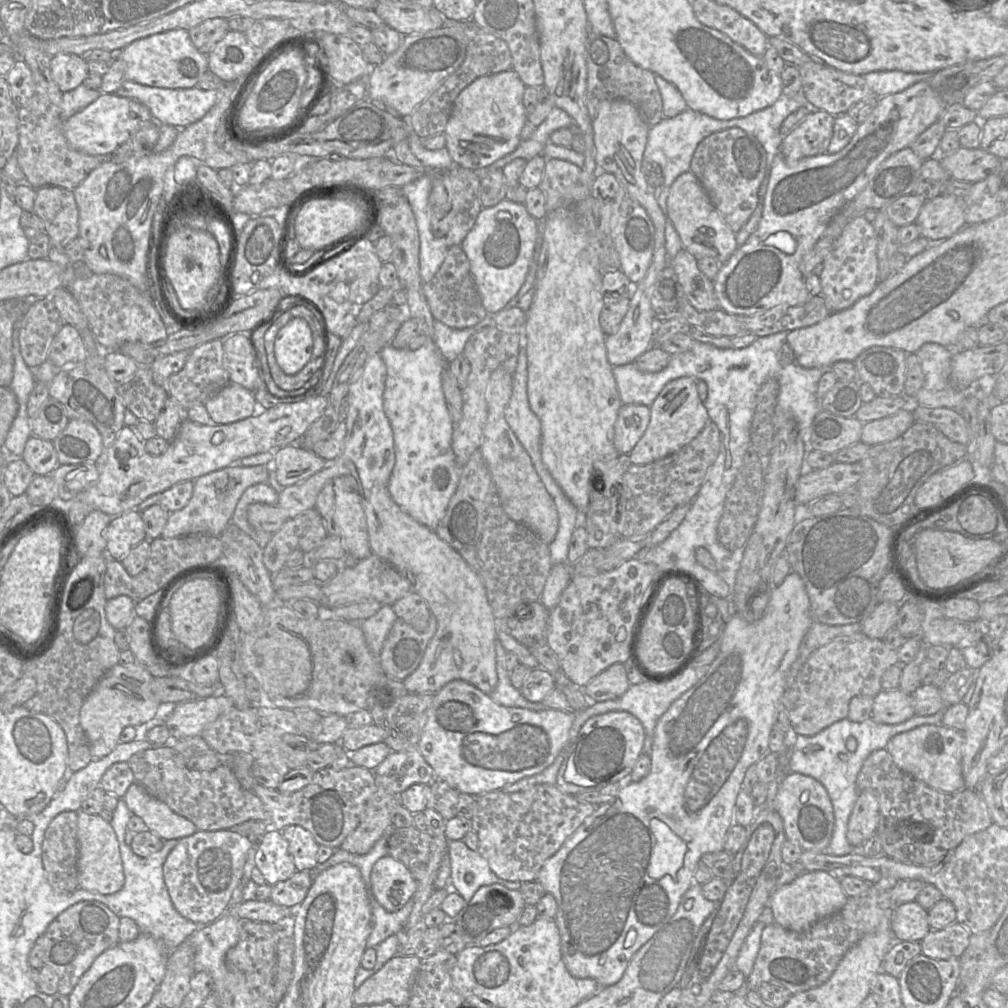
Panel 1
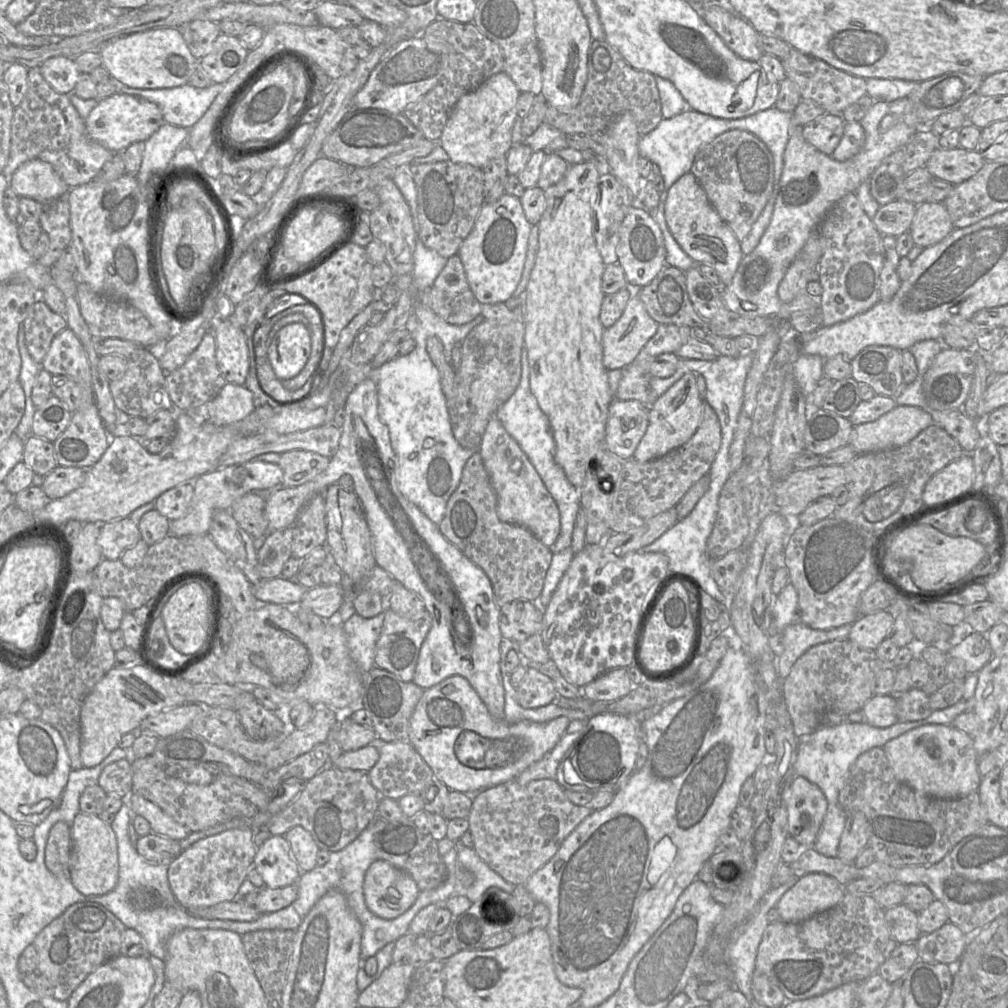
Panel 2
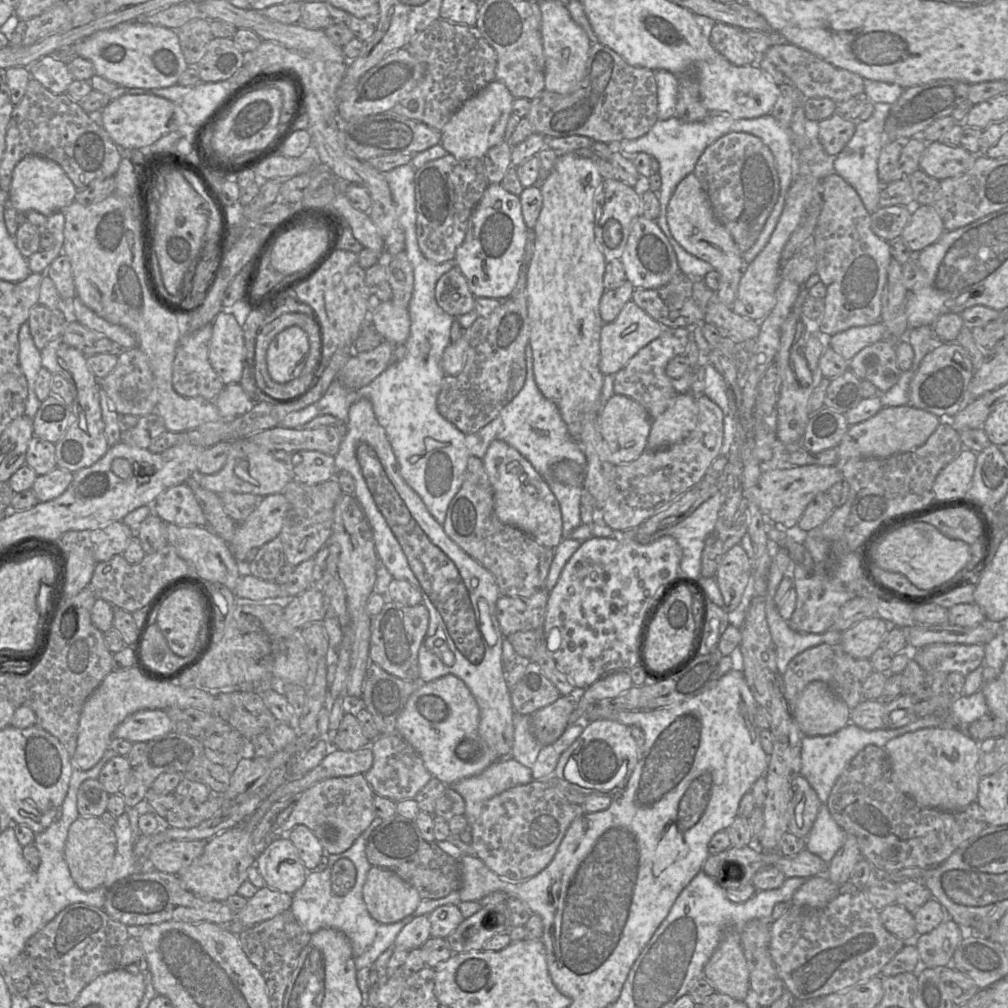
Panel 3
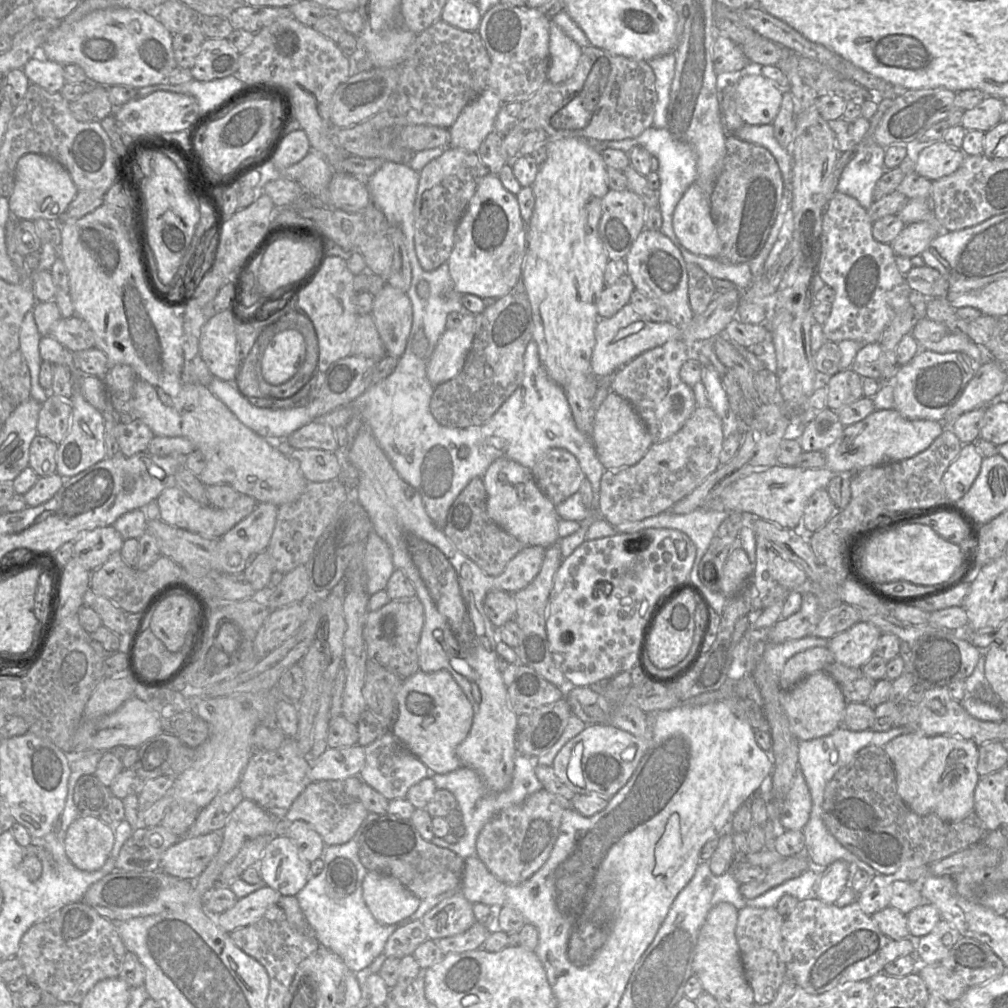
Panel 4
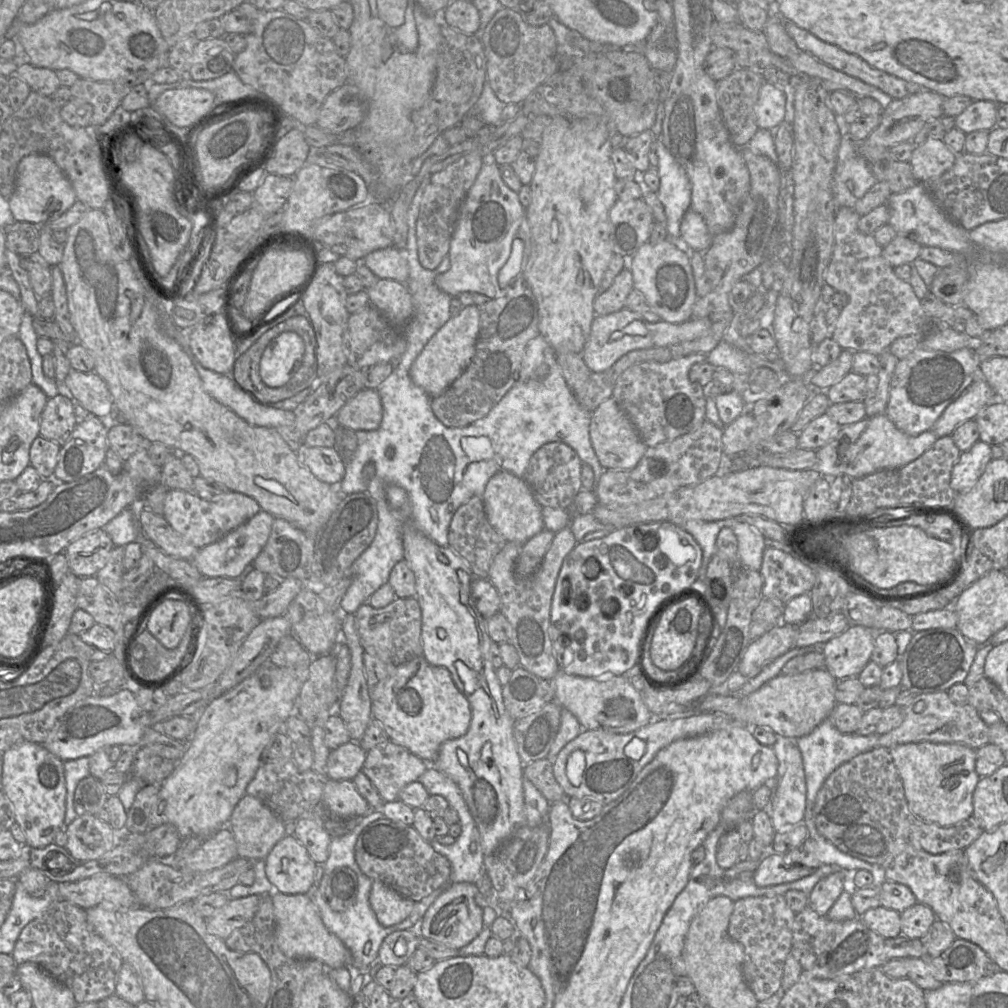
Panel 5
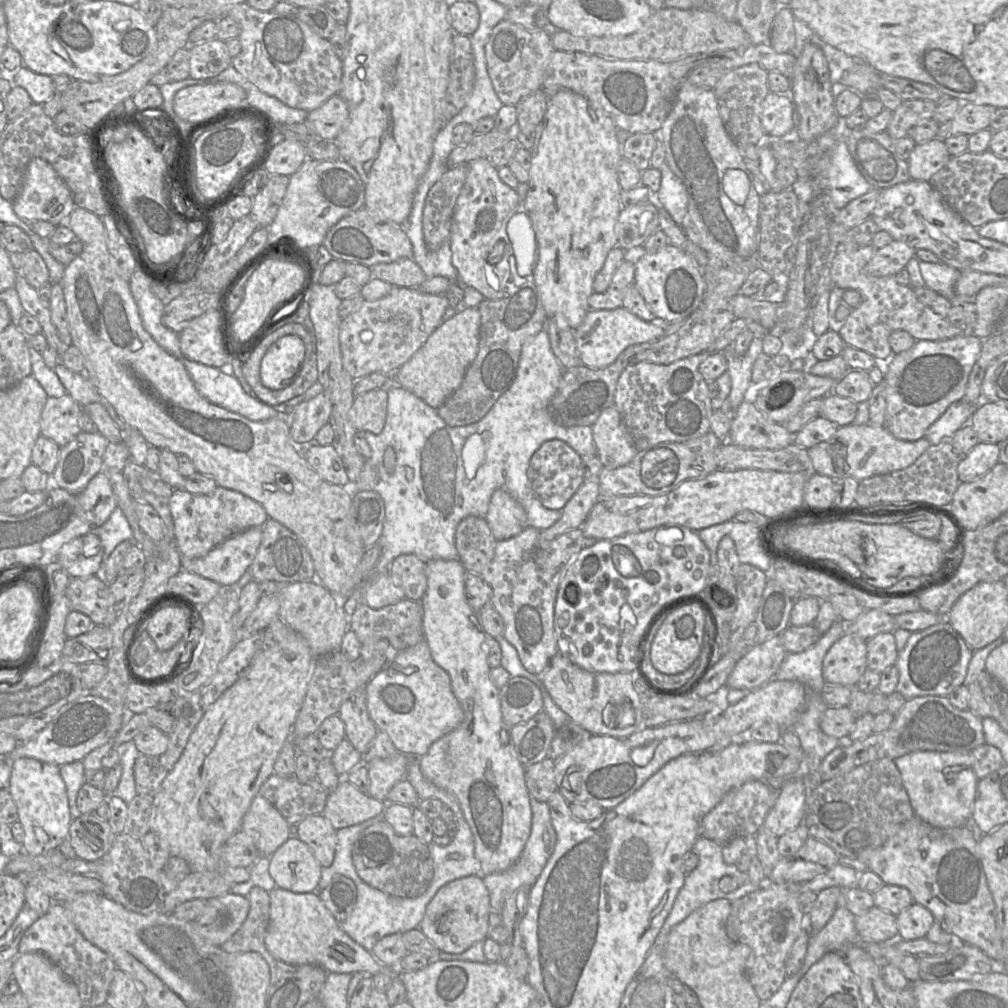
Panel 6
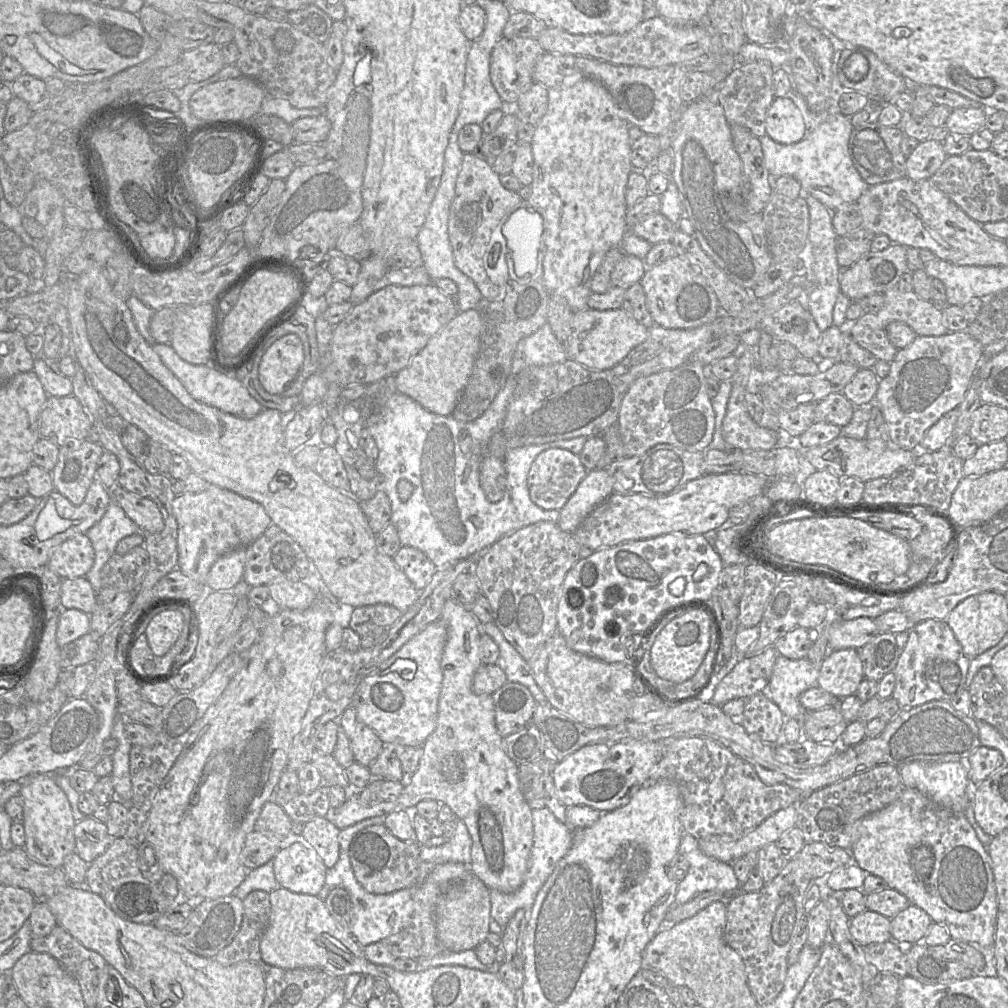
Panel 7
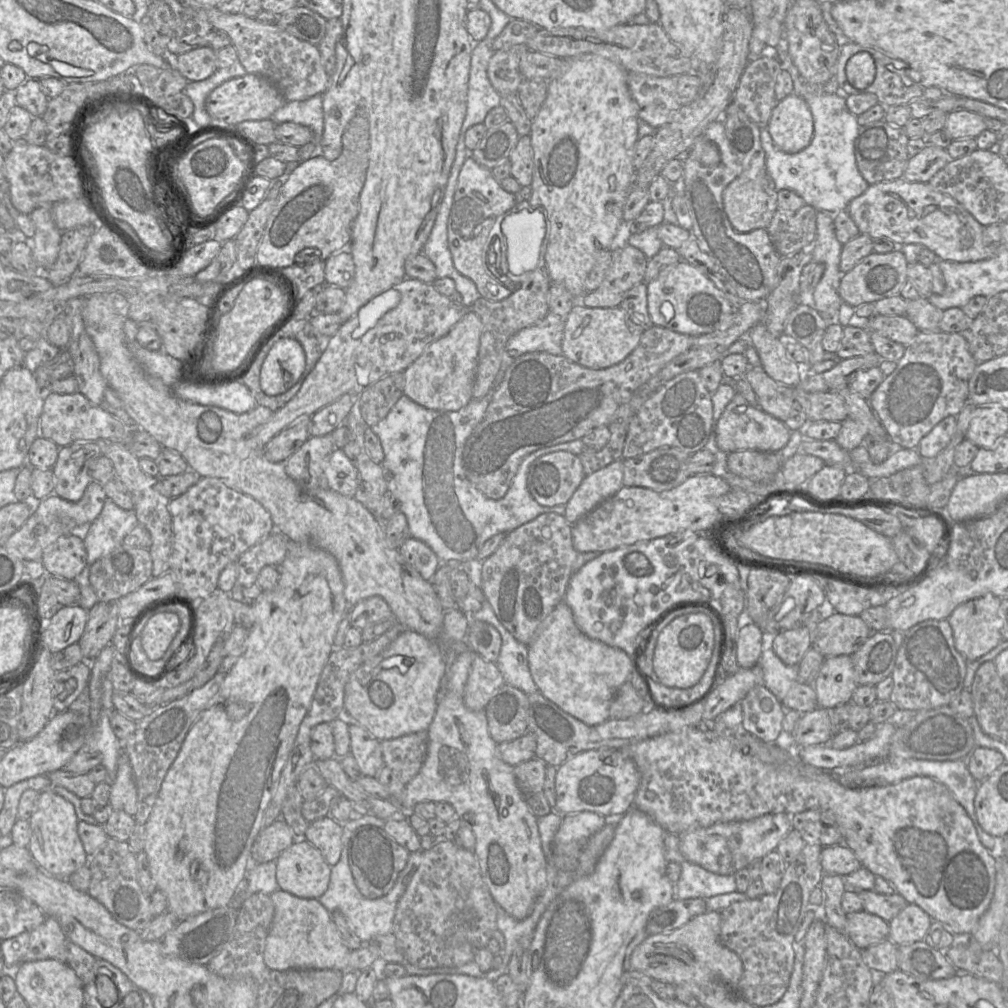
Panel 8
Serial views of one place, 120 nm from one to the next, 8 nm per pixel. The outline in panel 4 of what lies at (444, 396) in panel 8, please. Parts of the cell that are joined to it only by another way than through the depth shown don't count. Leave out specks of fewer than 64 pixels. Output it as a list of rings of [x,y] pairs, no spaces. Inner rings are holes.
[[[463,314],[459,325],[446,329],[440,337],[426,368],[434,387],[456,377],[463,369],[471,349],[475,331],[475,315]]]

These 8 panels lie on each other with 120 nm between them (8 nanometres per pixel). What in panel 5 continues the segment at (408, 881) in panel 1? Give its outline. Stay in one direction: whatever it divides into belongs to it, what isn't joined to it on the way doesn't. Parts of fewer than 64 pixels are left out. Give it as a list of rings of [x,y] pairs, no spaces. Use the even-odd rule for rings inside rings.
[[[372,880],[369,903],[384,927],[396,925],[412,912],[415,901],[404,897],[382,881]]]

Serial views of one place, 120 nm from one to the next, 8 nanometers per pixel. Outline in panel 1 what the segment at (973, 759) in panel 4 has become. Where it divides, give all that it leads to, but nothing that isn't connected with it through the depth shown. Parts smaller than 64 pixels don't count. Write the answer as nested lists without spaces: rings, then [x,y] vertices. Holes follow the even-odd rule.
[[[922,725],[894,736],[885,749],[903,772],[938,791],[953,793],[965,788],[961,766],[962,746],[962,732],[944,725]]]

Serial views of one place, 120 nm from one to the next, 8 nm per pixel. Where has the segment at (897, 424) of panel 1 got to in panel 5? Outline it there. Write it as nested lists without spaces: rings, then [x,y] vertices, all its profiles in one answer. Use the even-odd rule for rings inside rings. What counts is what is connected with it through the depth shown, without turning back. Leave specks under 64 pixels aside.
[[[881,413],[842,426],[833,441],[816,451],[816,469],[825,478],[847,475],[856,479],[880,470],[905,466],[932,447],[937,439],[931,430],[917,436],[909,436],[901,432],[886,413]]]

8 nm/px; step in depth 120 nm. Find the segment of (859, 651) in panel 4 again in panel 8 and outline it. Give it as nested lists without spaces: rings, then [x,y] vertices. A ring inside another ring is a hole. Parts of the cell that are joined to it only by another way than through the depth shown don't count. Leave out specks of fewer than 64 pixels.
[[[850,655],[826,657],[813,682],[818,708],[832,710],[852,702],[857,686]]]

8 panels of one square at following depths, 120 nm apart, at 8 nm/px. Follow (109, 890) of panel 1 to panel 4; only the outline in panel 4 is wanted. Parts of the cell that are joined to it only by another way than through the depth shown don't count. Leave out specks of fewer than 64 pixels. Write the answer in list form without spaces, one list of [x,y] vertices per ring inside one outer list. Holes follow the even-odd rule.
[[[77,817],[68,827],[64,849],[77,869],[91,872],[105,864],[114,841],[114,831],[99,817]]]

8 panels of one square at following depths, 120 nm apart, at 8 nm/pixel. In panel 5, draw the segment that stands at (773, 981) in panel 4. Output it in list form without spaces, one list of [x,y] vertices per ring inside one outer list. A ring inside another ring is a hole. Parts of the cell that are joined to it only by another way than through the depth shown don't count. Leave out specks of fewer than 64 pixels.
[[[784,895],[745,897],[734,902],[728,934],[744,948],[744,980],[759,1002],[767,1000],[781,988],[784,964],[792,948],[795,916]]]

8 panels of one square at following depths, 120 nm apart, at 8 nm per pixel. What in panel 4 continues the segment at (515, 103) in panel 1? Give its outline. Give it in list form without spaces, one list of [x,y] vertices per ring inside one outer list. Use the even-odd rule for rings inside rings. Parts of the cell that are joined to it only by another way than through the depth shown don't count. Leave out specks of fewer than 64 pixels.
[[[487,87],[463,108],[449,128],[448,147],[477,153],[483,140],[494,131],[494,122],[502,105],[503,102],[496,91]]]

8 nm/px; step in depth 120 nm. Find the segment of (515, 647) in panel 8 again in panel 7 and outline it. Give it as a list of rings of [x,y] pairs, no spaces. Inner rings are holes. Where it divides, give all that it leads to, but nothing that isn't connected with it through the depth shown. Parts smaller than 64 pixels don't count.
[[[495,622],[480,625],[482,633],[489,635],[499,647],[499,657],[496,664],[505,672],[508,682],[517,682],[526,686],[537,704],[547,705],[549,702],[536,683],[528,662],[506,640]]]

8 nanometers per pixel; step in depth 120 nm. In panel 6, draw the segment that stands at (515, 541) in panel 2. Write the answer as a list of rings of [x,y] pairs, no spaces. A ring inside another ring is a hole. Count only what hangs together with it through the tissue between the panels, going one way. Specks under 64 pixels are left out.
[[[465,517],[457,526],[455,546],[467,572],[480,575],[493,555],[496,540],[485,518]]]

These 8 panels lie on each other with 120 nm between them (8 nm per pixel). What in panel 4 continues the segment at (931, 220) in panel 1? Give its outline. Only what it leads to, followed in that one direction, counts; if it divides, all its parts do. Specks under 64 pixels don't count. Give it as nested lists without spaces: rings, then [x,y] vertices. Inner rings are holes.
[[[916,222],[906,225],[890,245],[896,256],[913,258],[921,255],[937,235],[937,230],[929,223]]]

